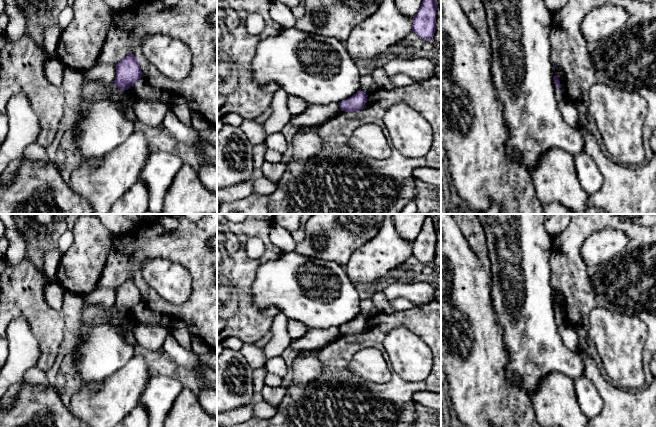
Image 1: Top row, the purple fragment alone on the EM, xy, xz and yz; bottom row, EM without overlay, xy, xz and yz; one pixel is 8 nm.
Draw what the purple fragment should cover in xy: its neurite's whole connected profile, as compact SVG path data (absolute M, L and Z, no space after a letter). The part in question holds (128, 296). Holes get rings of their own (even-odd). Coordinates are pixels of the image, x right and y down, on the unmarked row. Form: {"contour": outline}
{"contour": "M132 277L124 281L115 291L116 301L114 309L118 313L128 314L142 301L140 288Z"}

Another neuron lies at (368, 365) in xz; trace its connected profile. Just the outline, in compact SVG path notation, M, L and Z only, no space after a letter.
M373 347L357 351L348 369L355 381L366 383L386 383L393 375L382 352Z

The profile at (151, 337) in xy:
M136 324L133 334L138 344L151 351L162 349L169 330L162 325Z

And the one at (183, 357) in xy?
M171 331L168 332L162 349L179 367L184 367L186 370L197 375L197 367L200 362L199 357L181 346Z

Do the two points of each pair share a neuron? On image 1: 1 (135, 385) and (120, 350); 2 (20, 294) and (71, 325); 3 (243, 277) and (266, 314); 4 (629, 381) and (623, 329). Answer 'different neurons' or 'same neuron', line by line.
1: different neurons
2: different neurons
3: same neuron
4: same neuron

